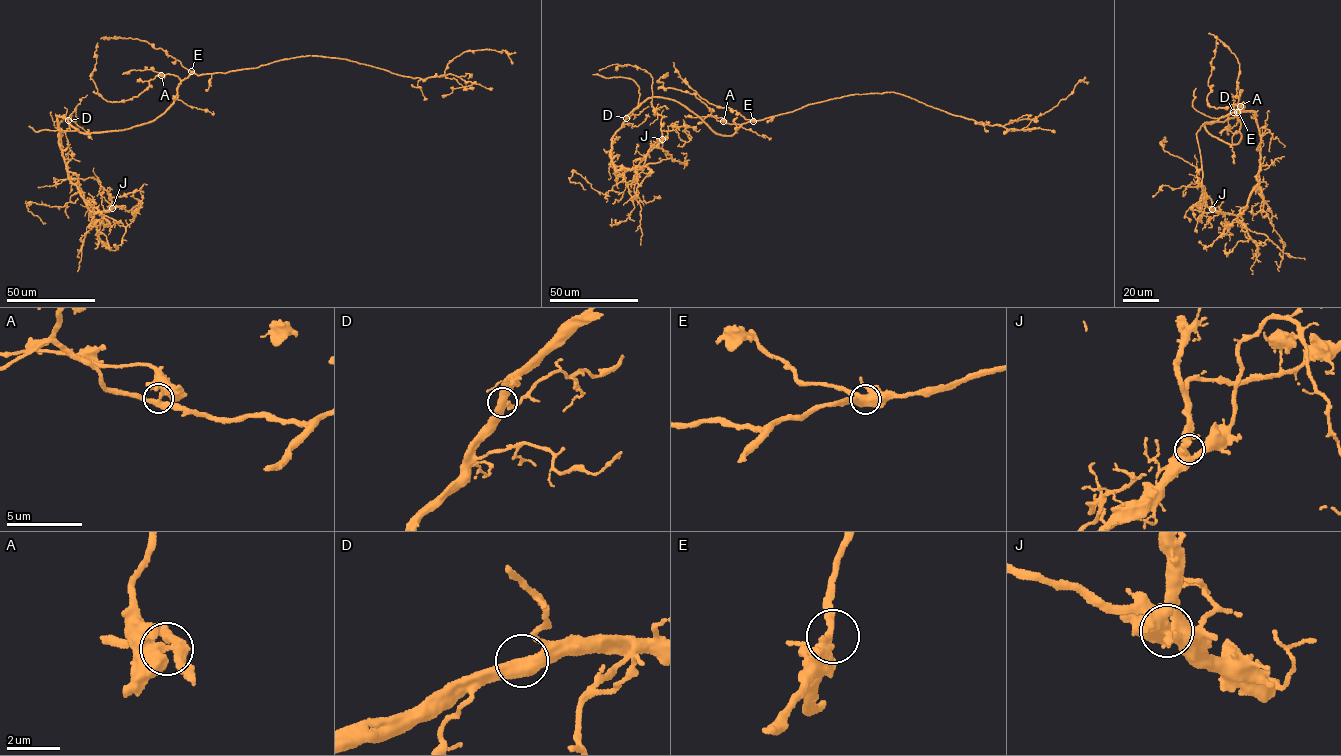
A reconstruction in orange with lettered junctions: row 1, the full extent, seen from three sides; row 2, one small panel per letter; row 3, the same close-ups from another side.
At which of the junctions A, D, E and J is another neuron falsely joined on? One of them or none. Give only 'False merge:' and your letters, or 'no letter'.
False merge: no letter

